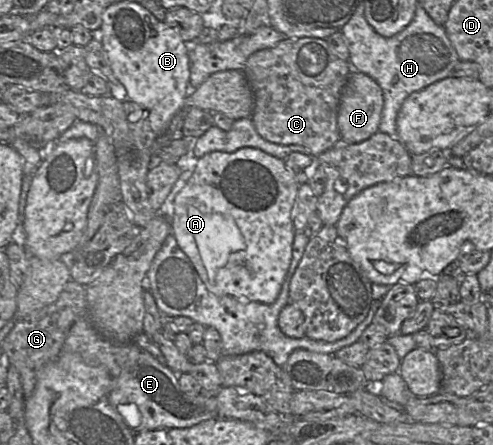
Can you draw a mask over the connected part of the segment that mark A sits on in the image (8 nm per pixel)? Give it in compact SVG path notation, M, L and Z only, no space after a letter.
M256 148L233 153L214 151L196 160L194 169L172 204L171 234L188 256L207 290L216 296L272 304L281 292L291 259L296 230L293 207L299 184L284 160Z

